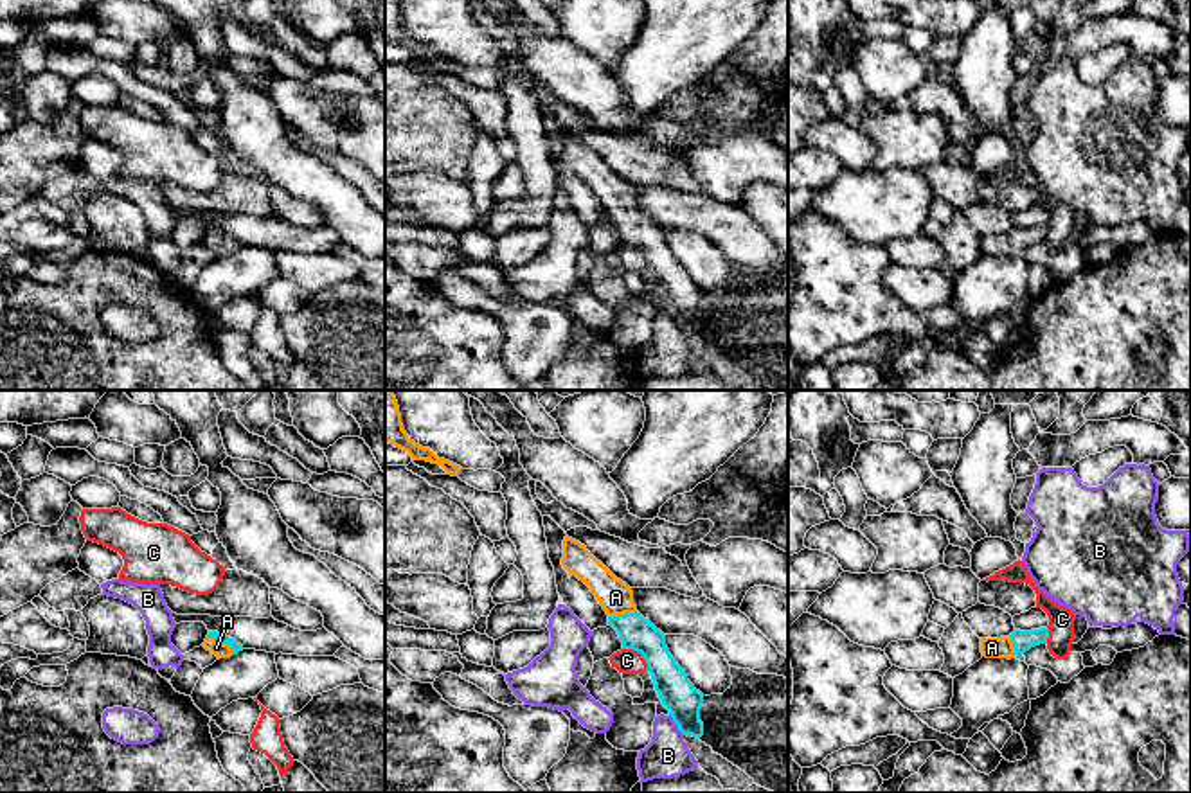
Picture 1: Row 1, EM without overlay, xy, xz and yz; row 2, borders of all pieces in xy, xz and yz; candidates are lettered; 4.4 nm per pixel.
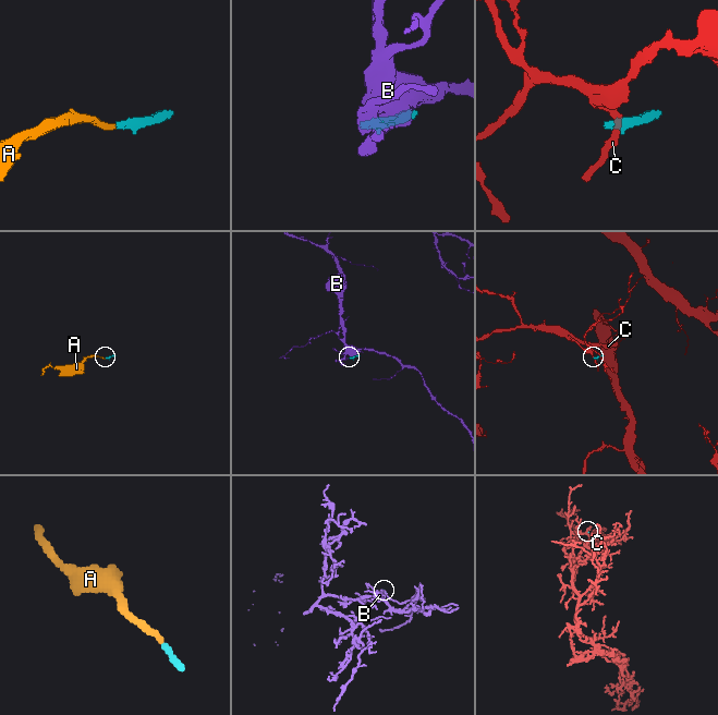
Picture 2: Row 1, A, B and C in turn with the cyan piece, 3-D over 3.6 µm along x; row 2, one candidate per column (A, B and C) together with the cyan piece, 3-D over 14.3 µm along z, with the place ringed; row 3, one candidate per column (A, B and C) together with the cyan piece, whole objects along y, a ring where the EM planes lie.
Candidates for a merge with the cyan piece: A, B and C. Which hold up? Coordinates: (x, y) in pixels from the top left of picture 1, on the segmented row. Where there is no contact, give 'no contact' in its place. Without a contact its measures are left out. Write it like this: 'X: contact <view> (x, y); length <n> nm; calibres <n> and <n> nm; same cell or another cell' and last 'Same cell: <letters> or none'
A: contact xy (222, 642); length 140 nm; calibres 50 and 70 nm; same cell
B: contact xz (675, 723); length 120 nm; calibres 160 and 190 nm; another cell
C: contact xz (639, 651); length 160 nm; calibres 160 and 110 nm; another cell
Same cell: A

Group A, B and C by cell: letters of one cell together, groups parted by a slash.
A / B / C

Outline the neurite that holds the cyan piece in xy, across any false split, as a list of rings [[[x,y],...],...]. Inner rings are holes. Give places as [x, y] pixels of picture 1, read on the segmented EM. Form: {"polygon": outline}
{"polygon": [[[209,631],[203,647],[207,651],[210,651],[212,655],[219,658],[228,658],[232,655],[237,655],[239,651],[243,651],[243,646],[237,644],[234,638],[218,633],[218,631]]]}

